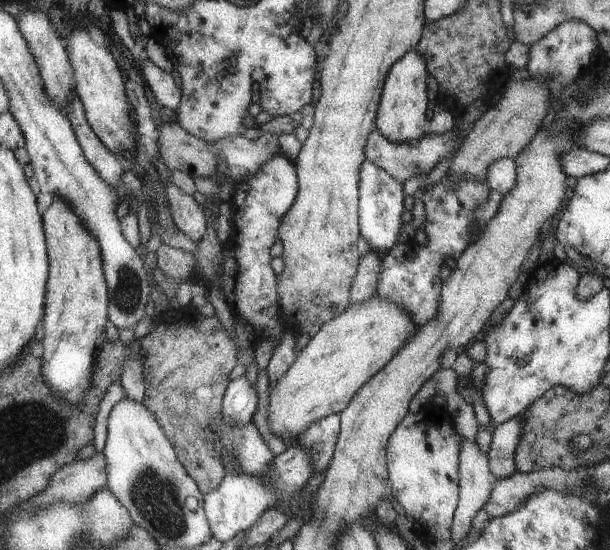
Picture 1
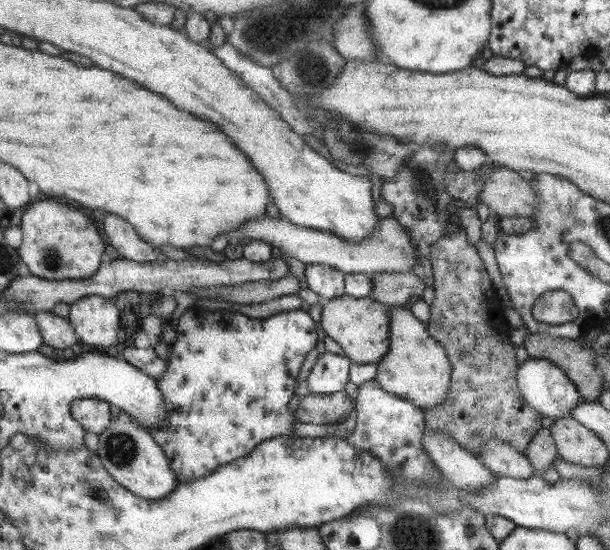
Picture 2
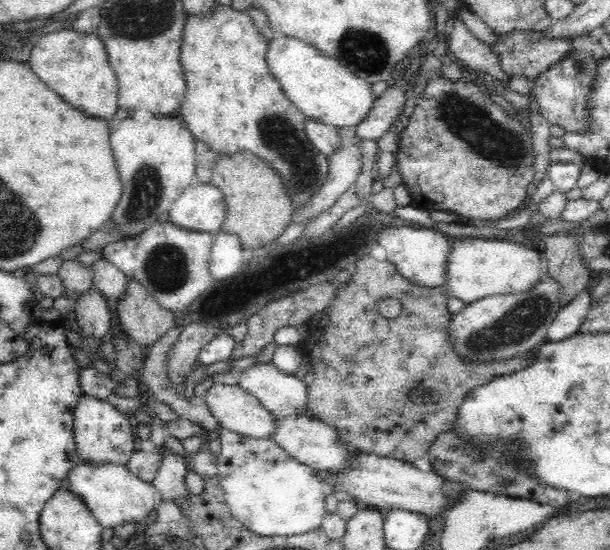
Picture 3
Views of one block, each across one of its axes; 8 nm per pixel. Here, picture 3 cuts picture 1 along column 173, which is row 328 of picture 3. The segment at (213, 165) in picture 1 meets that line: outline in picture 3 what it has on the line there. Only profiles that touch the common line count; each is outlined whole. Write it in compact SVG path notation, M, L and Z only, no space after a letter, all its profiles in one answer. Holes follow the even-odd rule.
M128 282L127 296L118 301L117 306L122 332L138 346L147 349L173 327L176 312L162 308L138 283Z

